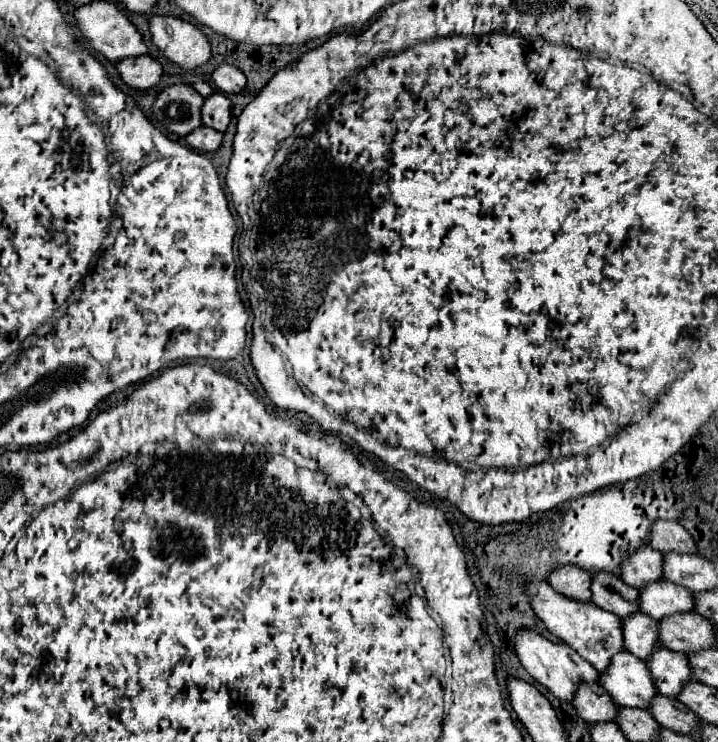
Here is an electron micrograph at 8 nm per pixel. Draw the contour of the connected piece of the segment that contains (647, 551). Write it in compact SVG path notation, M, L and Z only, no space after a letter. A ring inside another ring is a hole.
M642 547L636 555L628 555L622 571L624 583L632 587L644 587L648 583L664 581L664 555L652 547Z

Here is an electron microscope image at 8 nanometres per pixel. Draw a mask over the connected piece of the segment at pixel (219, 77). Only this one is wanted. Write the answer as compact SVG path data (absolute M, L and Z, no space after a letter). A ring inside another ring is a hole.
M222 63L220 67L216 67L216 71L212 73L212 85L216 89L220 89L220 93L240 93L246 87L246 77L244 73L228 63Z

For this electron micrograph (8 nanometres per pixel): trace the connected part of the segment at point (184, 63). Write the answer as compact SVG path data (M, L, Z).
M154 15L150 23L152 43L182 69L196 69L210 61L212 47L196 25L168 15Z

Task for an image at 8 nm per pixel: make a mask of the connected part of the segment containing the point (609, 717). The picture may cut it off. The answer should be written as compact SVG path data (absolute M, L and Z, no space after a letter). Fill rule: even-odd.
M582 683L576 691L576 699L572 701L572 705L578 711L578 715L588 723L614 721L618 715L618 705L598 683Z

